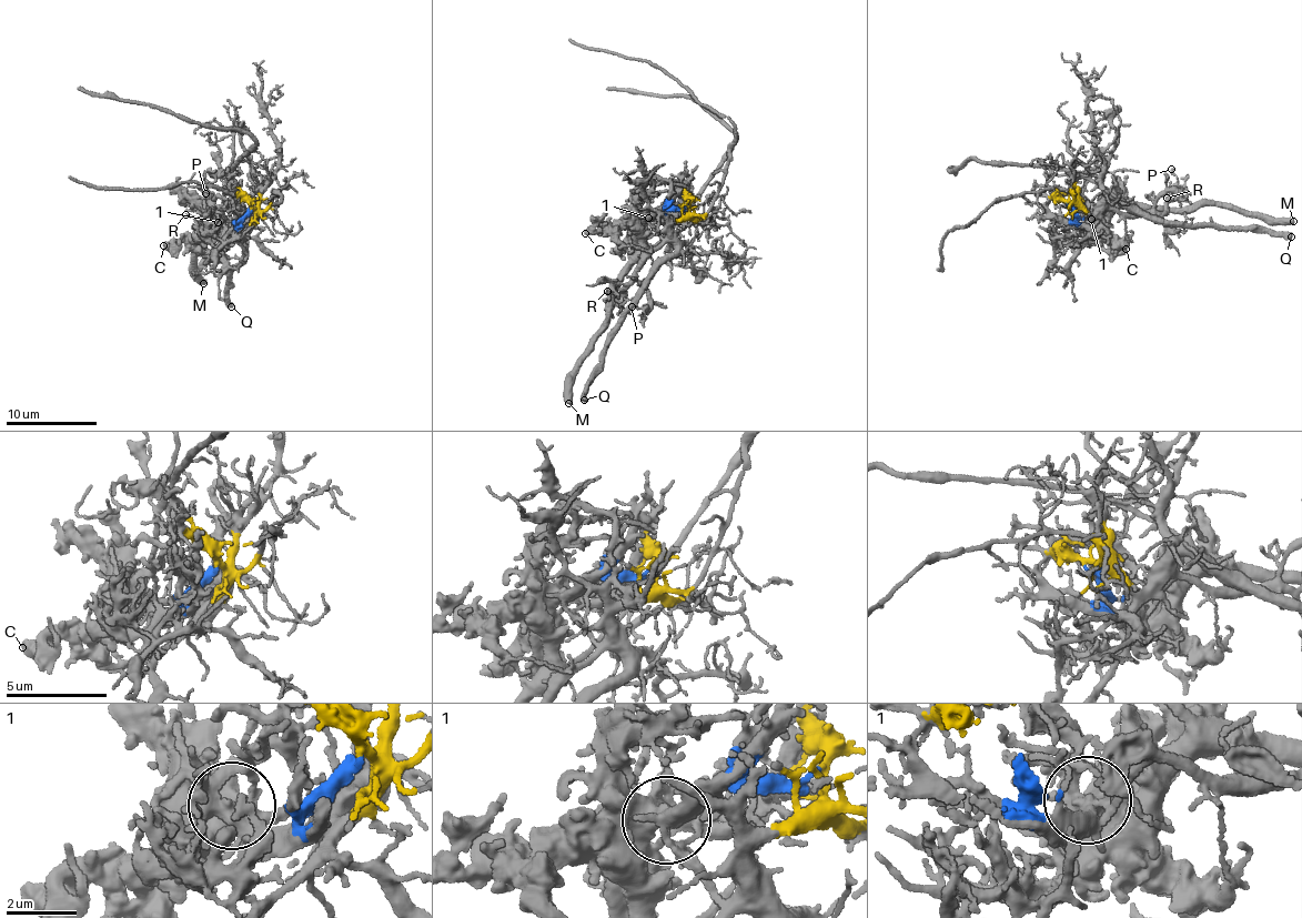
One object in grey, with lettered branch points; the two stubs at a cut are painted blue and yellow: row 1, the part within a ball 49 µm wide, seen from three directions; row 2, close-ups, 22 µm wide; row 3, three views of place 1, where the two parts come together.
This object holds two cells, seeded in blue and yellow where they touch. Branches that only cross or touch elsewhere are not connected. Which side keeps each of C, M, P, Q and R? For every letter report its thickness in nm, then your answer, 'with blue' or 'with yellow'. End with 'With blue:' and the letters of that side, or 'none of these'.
C: calibre 550 nm; with blue
M: calibre 550 nm; with blue
P: calibre 140 nm; with yellow
Q: calibre 480 nm; with yellow
R: calibre 170 nm; with yellow
With blue: C, M

